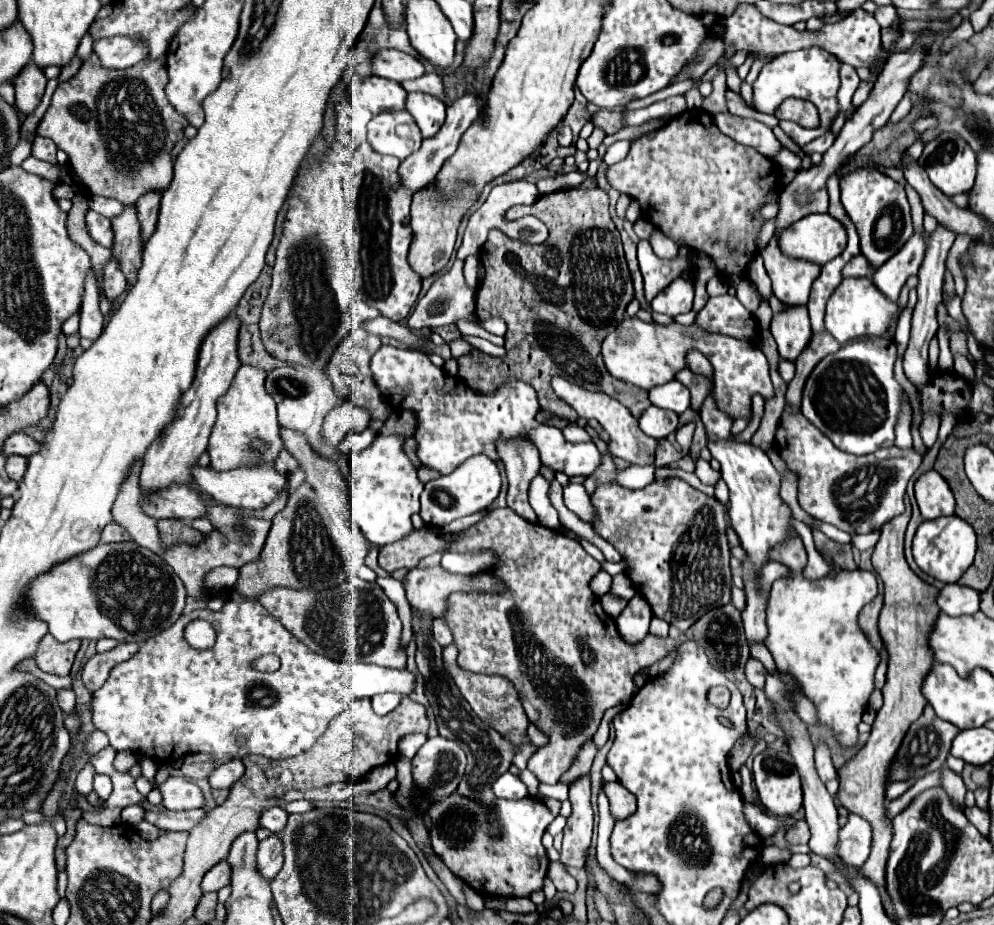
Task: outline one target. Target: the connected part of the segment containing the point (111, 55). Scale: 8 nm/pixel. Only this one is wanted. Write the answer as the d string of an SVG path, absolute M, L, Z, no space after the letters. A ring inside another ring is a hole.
M112 36L106 40L96 40L94 52L100 56L100 62L106 68L124 70L142 62L150 50L144 46L140 38L132 40L130 36Z

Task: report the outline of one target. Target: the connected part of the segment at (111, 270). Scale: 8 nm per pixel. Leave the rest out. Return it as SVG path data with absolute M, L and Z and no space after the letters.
M110 256L110 260L104 266L104 292L110 298L110 302L114 302L124 290L126 290L126 278L120 270L120 262L116 262L114 256Z

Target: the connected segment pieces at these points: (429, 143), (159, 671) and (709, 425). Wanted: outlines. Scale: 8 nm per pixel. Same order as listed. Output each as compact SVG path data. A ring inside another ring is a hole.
M468 92L468 94L464 94L462 98L454 100L454 104L446 110L446 120L444 120L440 132L436 132L432 138L424 138L420 150L416 150L412 156L408 156L408 158L400 164L400 178L402 178L402 184L404 184L404 186L414 188L412 192L416 192L418 188L428 186L428 184L436 178L436 174L440 172L442 164L456 152L458 142L460 142L462 134L466 132L466 128L478 118L478 104L480 104L478 92Z
M230 600L230 602L228 602L228 604L224 604L224 608L222 608L222 610L220 610L220 612L212 612L212 610L208 610L208 608L204 608L204 610L194 610L194 612L190 612L190 614L184 614L184 616L180 616L180 620L176 620L176 624L172 624L172 628L166 628L166 630L164 630L164 632L160 632L160 636L154 636L154 638L152 638L152 640L148 640L148 642L146 642L146 644L144 644L144 646L142 646L142 648L140 648L140 652L138 652L138 654L136 654L136 656L134 656L134 658L130 658L130 660L128 660L128 662L122 662L122 664L118 664L118 666L114 666L114 668L112 668L112 672L110 672L110 676L108 676L108 680L106 680L106 682L104 682L104 686L102 686L102 688L98 688L98 690L96 690L96 692L94 692L94 700L92 700L92 722L94 722L94 726L96 726L96 728L98 728L98 730L102 730L102 732L104 732L104 734L106 734L106 736L108 736L108 738L110 738L110 746L112 746L112 748L114 748L114 750L118 750L118 752L120 752L120 750L130 750L130 752L134 752L134 754L142 754L142 756L146 756L146 758L152 758L152 760L154 760L154 762L160 762L160 764L164 764L164 766L170 766L170 764L174 764L174 762L176 762L176 760L180 760L180 758L182 758L182 756L186 756L186 754L196 754L196 752L208 752L208 754L214 754L214 756L216 756L216 760L218 760L218 764L222 764L222 762L228 762L228 760L234 760L234 758L244 758L244 756L246 756L246 754L260 754L260 756L266 756L266 758L270 758L270 760L282 760L282 758L290 758L290 756L298 756L298 754L302 754L302 752L306 752L306 750L308 750L308 748L312 748L312 744L314 744L314 742L316 742L316 740L318 740L318 736L320 736L320 734L322 734L322 732L324 732L324 730L326 730L326 728L328 728L328 722L330 722L330 720L332 720L332 718L334 718L334 716L338 716L338 714L340 714L340 712L344 712L344 710L346 710L346 708L348 708L348 704L350 704L350 702L366 702L366 700L370 700L370 706L372 706L372 705L371 705L371 699L372 699L372 696L376 696L376 694L384 694L384 692L394 692L394 694L402 694L402 696L408 696L408 694L410 694L410 692L414 692L414 686L416 686L416 676L414 676L414 674L412 674L412 672L408 672L408 670L392 670L392 668L380 668L380 666L374 666L374 664L352 664L352 662L336 662L336 660L330 660L330 658L326 658L326 656L320 656L320 654L316 654L316 652L312 652L312 650L308 650L308 648L306 648L306 646L304 646L304 644L302 644L302 642L300 642L300 640L296 640L296 636L292 636L292 634L290 634L290 632L288 632L288 630L286 630L286 628L284 628L284 626L282 626L282 624L280 624L280 622L278 622L278 620L276 620L276 618L274 618L274 616L272 616L272 614L270 614L270 612L268 612L268 610L266 610L266 608L264 608L264 606L262 606L262 604L256 604L256 602L254 602L254 600ZM198 618L200 618L200 620L206 620L206 622L210 622L210 624L212 624L212 628L214 628L214 630L216 630L216 642L214 642L214 646L212 646L212 648L208 648L208 650L196 650L196 648L192 648L192 646L190 646L190 644L188 644L188 642L186 642L186 638L184 638L184 628L186 628L186 624L190 624L190 622L192 622L192 620L198 620ZM264 654L276 654L276 656L278 656L278 658L280 658L280 662L282 662L282 664L280 664L280 668L278 668L278 670L276 670L276 672L258 672L258 670L254 670L254 668L252 668L252 662L254 662L254 660L256 660L256 658L258 658L258 656L264 656ZM238 738L244 738L244 740L246 740L246 744L242 744L242 746L240 746L240 744L238 744Z
M708 396L708 400L704 402L704 408L700 410L700 418L702 418L702 422L704 422L706 440L708 440L708 442L724 440L724 438L730 436L732 418L728 418L724 412L720 412L720 410L716 408L712 396Z

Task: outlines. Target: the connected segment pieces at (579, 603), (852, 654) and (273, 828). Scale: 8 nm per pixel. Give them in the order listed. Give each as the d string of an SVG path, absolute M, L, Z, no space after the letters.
M498 508L478 524L460 532L458 540L450 546L452 552L476 552L482 548L490 548L498 554L500 562L494 572L508 584L508 592L504 596L454 592L446 602L442 620L450 626L454 636L460 668L480 674L498 674L512 680L528 720L550 736L550 742L530 758L530 772L544 784L556 784L570 768L580 744L596 734L604 712L620 702L630 702L638 692L632 676L664 658L676 644L672 638L662 640L652 634L640 644L626 644L616 630L614 620L602 610L600 598L594 596L588 586L600 570L600 564L588 556L578 542L560 532L556 534L550 528L532 524L510 508Z
M788 540L786 546L774 548L770 560L784 562L792 570L792 576L776 580L772 584L768 598L766 648L770 650L770 654L774 654L774 662L780 670L796 676L806 698L810 698L816 704L820 722L834 730L844 748L850 748L858 740L856 726L860 724L862 714L868 708L868 698L874 690L874 670L881 660L880 654L876 648L872 648L864 630L858 626L858 612L878 593L876 576L866 570L842 570L834 578L820 578L810 582L802 576L802 568L806 566L806 550L802 540Z
M274 806L274 808L268 808L260 814L260 828L266 828L272 834L278 834L280 828L284 828L286 820L288 820L288 812L282 810L280 806Z

